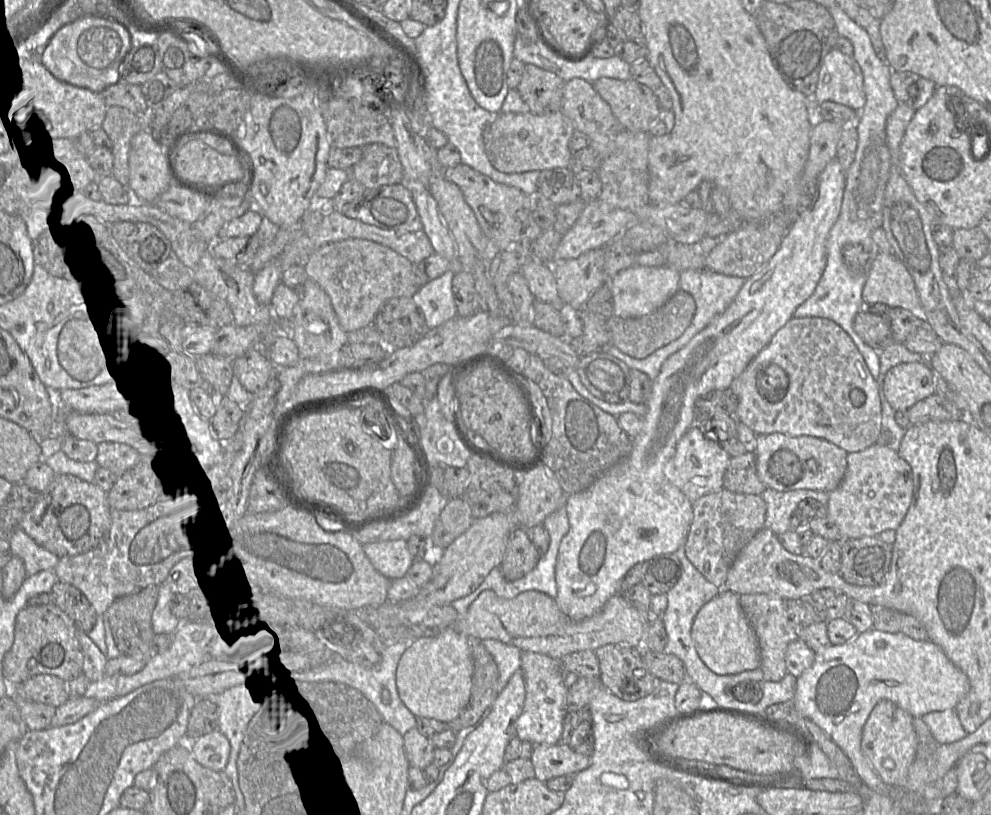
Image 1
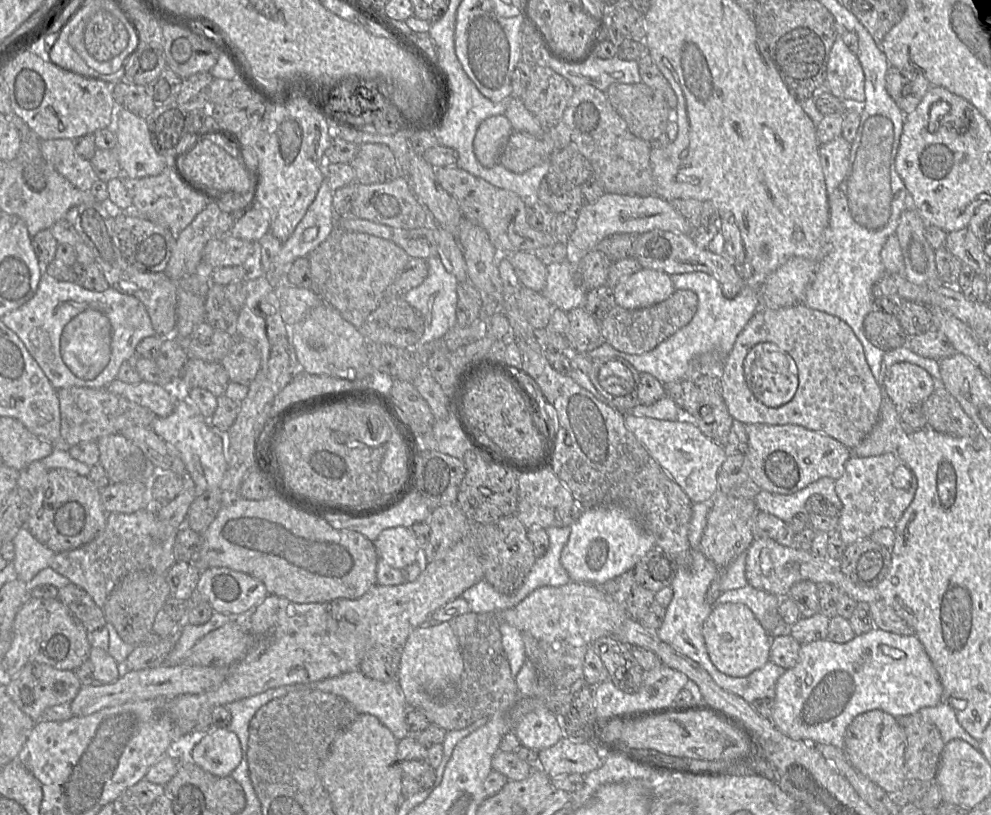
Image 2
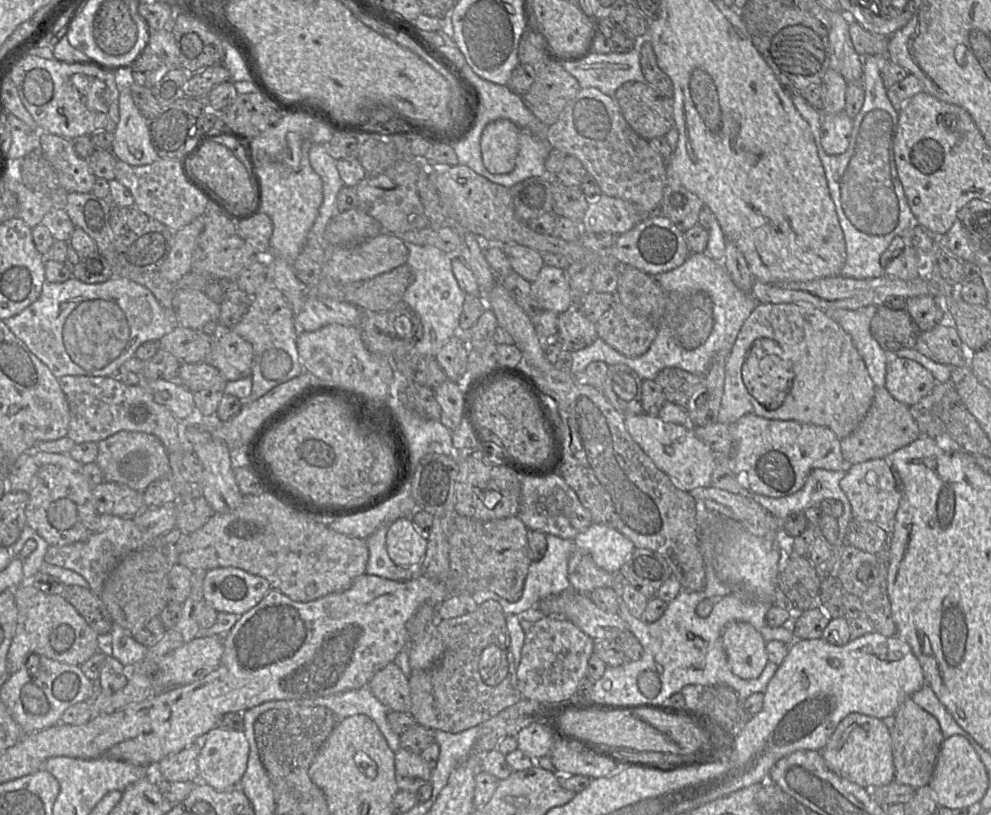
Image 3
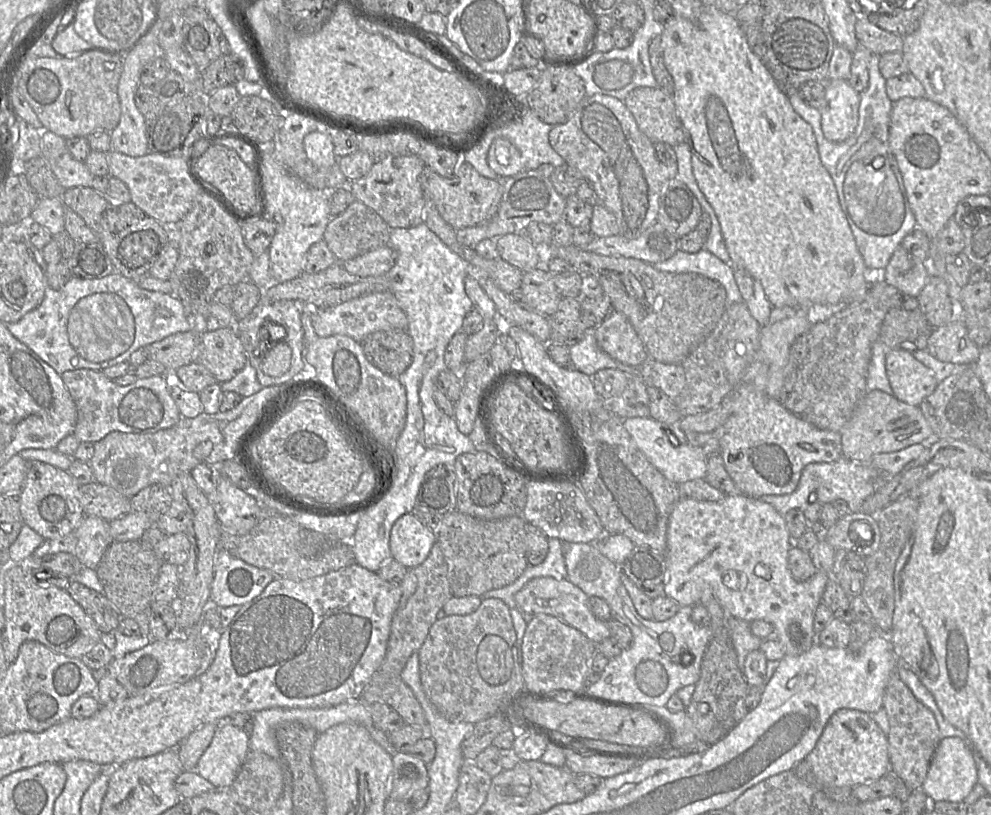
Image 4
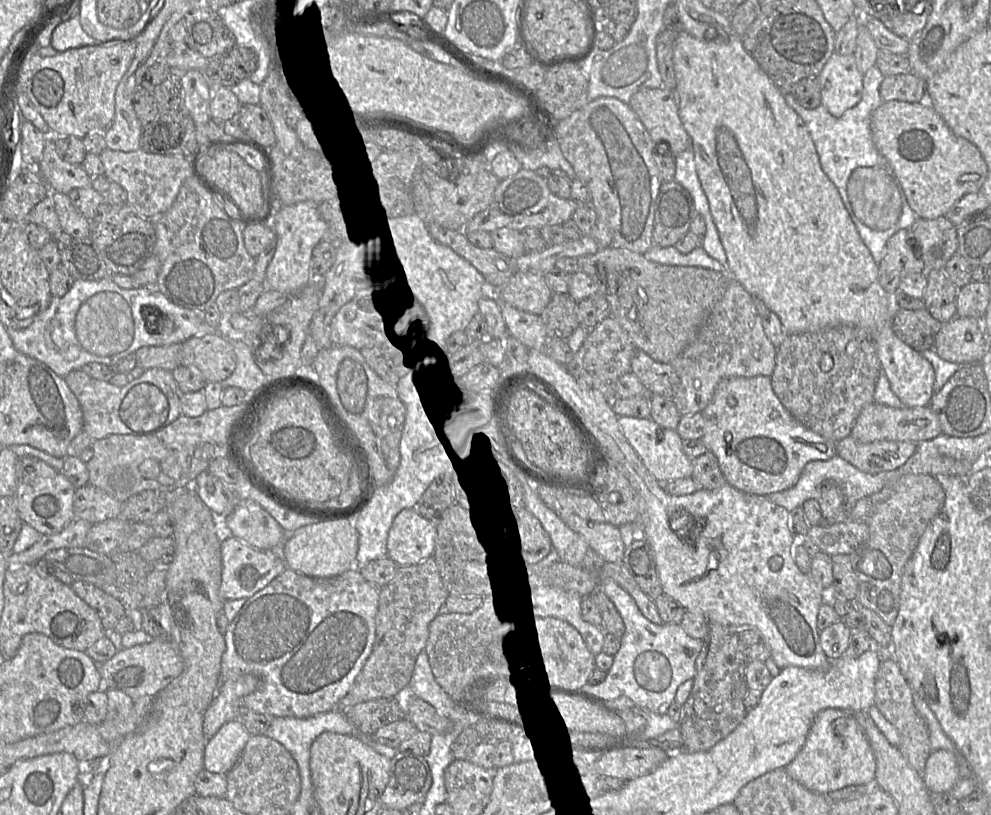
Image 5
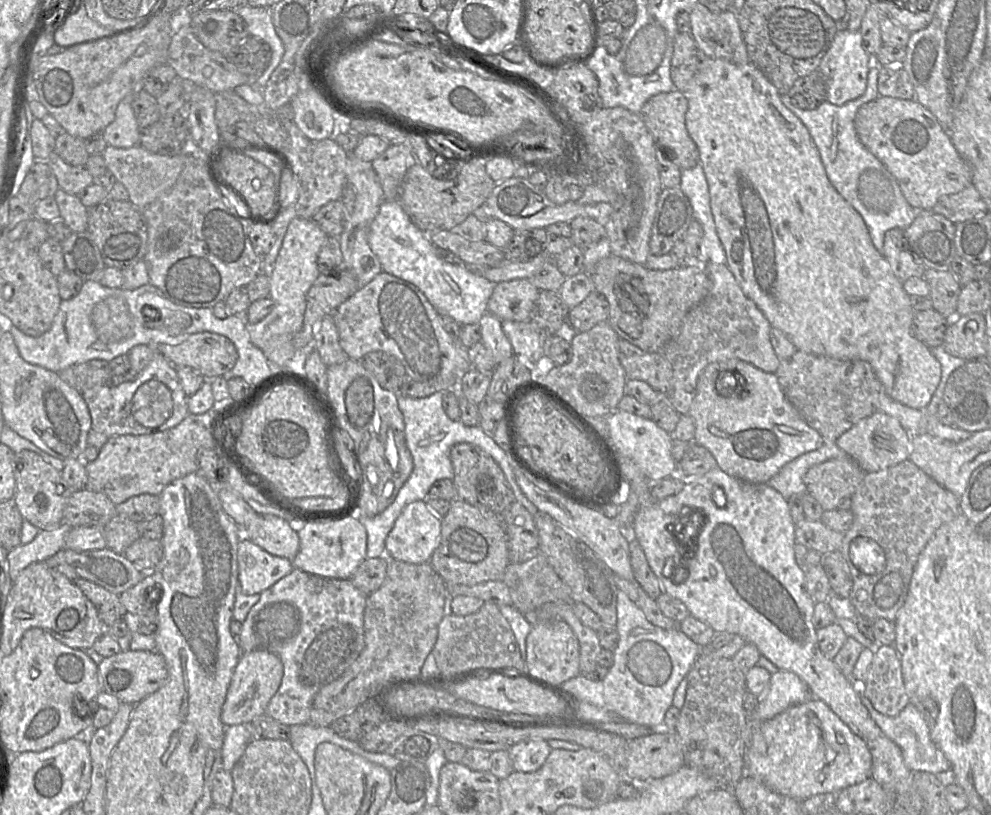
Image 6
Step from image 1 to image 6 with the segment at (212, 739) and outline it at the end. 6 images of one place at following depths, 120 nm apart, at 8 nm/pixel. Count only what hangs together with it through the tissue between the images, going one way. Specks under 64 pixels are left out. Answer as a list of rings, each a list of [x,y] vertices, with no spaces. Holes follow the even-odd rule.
[[[249,724],[226,727],[222,746],[222,769],[231,772],[253,738]]]

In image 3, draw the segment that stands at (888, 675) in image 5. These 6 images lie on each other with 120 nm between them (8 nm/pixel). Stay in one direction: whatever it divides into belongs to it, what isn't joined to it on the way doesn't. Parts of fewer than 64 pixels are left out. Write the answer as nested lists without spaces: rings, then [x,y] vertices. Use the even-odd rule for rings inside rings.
[[[911,697],[906,698],[893,715],[895,724],[890,735],[894,780],[915,789],[920,788],[929,783],[944,740],[939,723],[933,715],[915,704]]]

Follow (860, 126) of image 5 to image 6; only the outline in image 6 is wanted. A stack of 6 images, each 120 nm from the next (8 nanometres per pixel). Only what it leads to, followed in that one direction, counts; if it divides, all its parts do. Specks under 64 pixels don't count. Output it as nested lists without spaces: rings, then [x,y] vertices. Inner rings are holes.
[[[873,63],[864,94],[840,106],[824,101],[813,110],[803,110],[793,105],[788,95],[781,95],[780,100],[806,126],[819,151],[828,179],[862,217],[874,247],[882,253],[885,233],[894,228],[904,231],[913,223],[918,211],[906,201],[894,176],[862,145],[856,134],[854,117],[857,110],[879,97],[878,76],[879,66]]]

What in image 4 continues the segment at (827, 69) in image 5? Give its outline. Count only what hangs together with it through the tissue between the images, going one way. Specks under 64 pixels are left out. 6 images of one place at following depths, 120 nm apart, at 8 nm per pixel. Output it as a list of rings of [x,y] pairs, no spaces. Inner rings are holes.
[[[843,79],[826,81],[825,87],[825,101],[819,110],[823,134],[831,142],[843,142],[857,126],[860,93]]]

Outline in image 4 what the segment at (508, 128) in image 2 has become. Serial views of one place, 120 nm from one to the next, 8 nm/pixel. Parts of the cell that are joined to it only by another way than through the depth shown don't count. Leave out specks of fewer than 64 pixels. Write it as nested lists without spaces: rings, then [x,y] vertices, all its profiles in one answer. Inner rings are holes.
[[[504,138],[493,140],[487,161],[490,168],[501,178],[513,176],[524,169],[519,150]]]

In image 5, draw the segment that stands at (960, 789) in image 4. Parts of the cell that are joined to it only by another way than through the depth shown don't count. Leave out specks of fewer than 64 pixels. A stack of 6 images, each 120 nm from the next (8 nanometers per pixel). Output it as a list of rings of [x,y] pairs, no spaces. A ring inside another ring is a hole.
[[[940,749],[932,751],[922,774],[929,792],[948,793],[960,780],[960,772],[955,754]]]

